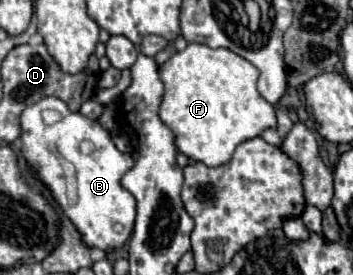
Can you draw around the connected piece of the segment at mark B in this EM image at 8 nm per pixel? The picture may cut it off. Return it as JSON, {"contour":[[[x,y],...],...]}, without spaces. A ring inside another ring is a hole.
{"contour":[[[45,97],[21,113],[21,141],[27,163],[75,223],[83,243],[103,251],[121,249],[133,233],[135,223],[137,201],[121,187],[121,175],[133,167],[133,159],[115,147],[109,131],[99,121],[69,111],[61,99]],[[49,113],[55,113],[55,119],[47,119]]]}

